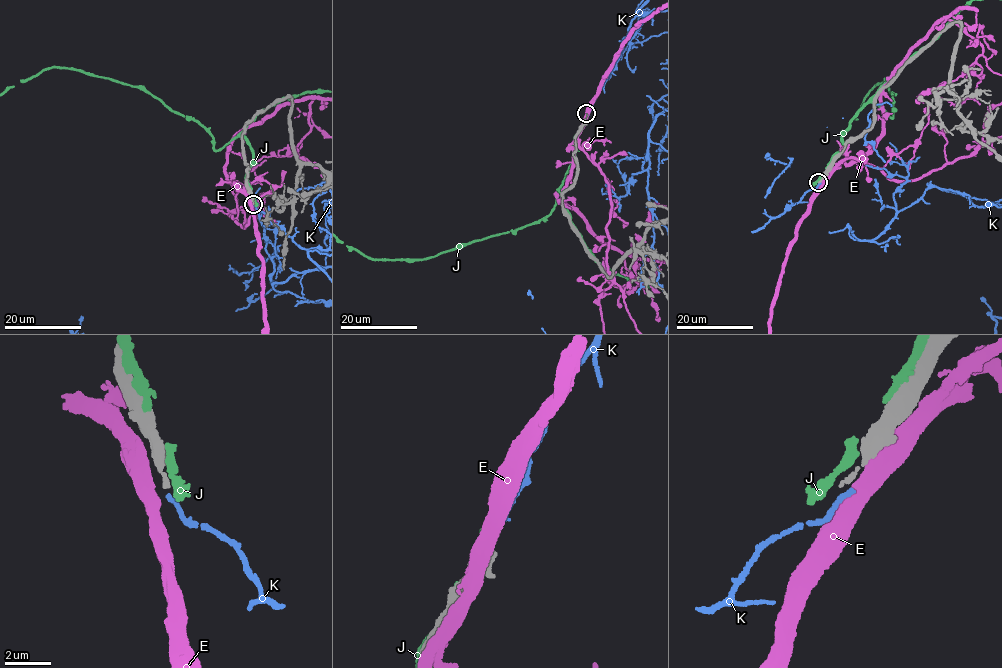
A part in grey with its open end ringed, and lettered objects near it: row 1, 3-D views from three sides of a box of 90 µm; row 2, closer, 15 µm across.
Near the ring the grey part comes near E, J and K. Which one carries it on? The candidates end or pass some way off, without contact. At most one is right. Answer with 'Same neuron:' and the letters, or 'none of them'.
Same neuron: none of them

